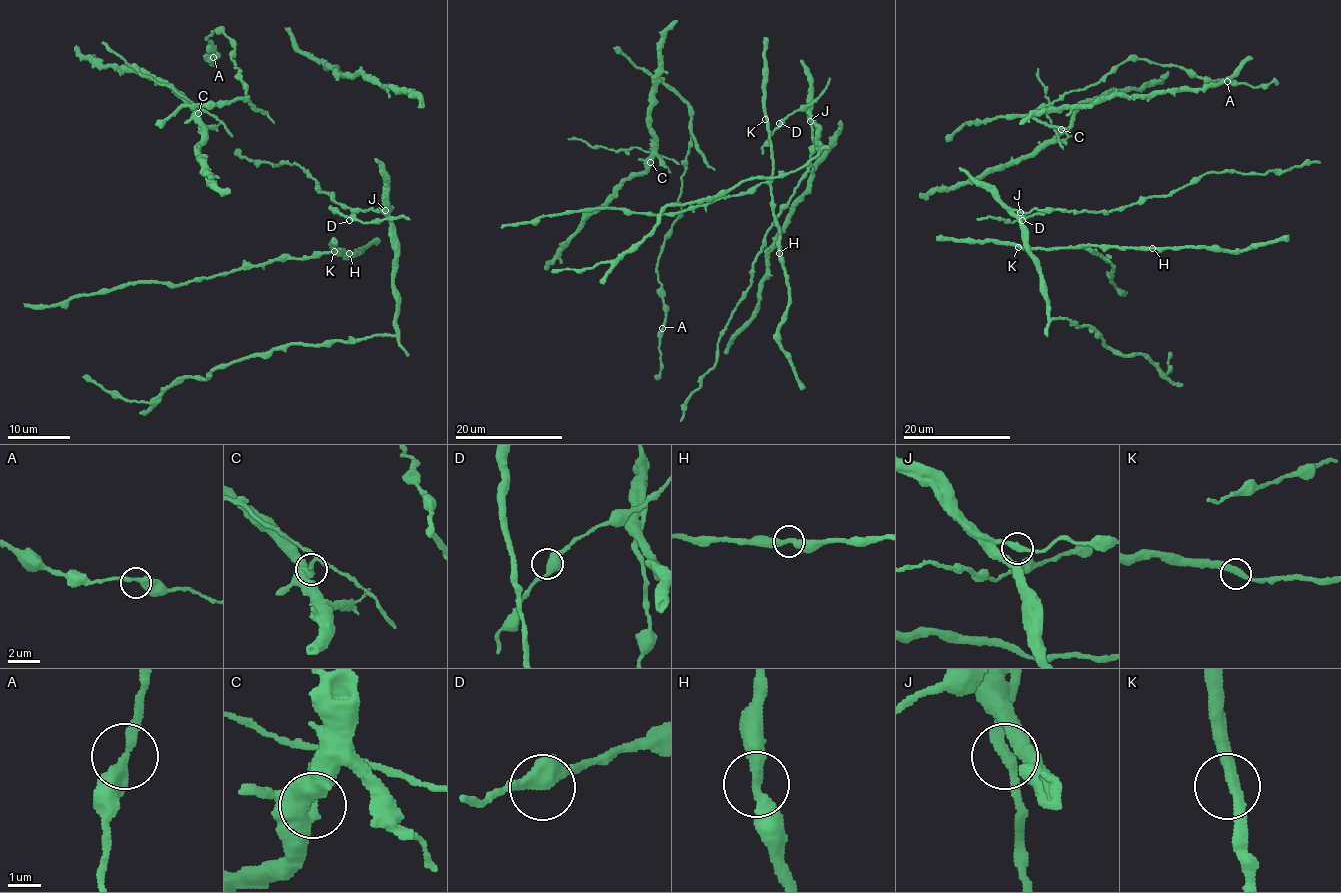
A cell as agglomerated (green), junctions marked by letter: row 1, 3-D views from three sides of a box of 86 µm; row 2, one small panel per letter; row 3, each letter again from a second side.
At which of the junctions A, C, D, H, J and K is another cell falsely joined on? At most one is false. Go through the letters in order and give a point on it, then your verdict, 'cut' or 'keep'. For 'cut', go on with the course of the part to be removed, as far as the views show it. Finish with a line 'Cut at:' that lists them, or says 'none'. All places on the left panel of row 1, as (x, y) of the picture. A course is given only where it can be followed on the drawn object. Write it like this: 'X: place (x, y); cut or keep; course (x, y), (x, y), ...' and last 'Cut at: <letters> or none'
A: place (213, 57); keep
C: place (198, 113); cut; course (199, 113), (199, 108), (185, 97), (139, 74), (102, 42)
D: place (349, 220); keep
H: place (349, 253); keep
J: place (385, 210); keep
K: place (334, 251); keep
Cut at: C

